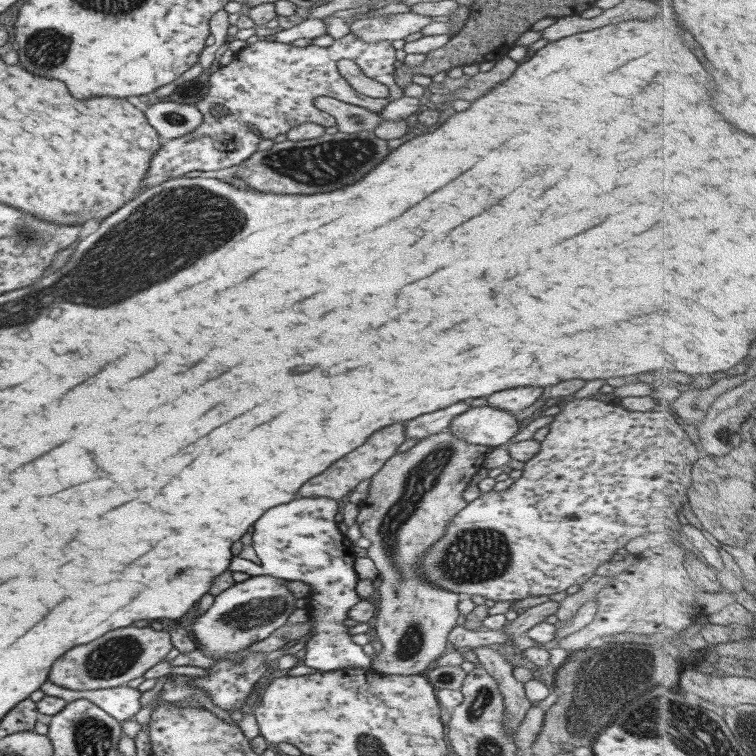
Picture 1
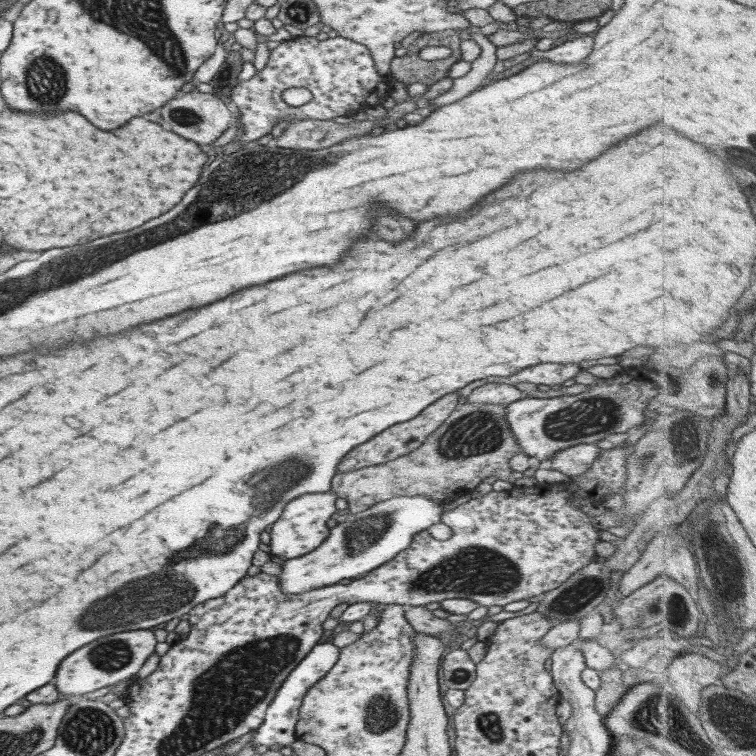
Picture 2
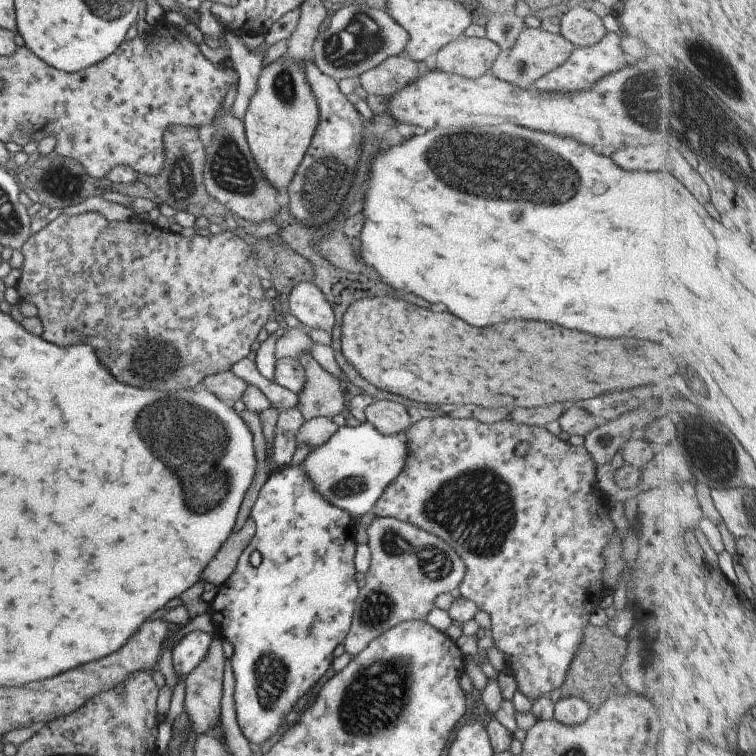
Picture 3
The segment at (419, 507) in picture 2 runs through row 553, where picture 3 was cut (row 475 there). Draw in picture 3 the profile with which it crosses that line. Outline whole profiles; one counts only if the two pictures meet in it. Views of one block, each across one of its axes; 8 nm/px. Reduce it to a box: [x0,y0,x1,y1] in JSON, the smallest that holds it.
[303,423,409,520]

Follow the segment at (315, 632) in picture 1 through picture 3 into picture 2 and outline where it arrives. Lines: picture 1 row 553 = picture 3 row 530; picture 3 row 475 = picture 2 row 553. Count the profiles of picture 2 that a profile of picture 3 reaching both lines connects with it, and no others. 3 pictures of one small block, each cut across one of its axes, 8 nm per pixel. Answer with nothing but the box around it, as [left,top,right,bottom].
[267,490,336,559]

